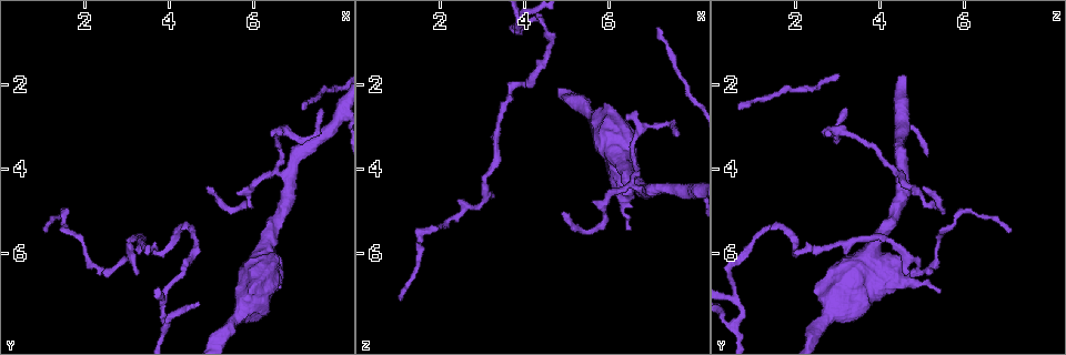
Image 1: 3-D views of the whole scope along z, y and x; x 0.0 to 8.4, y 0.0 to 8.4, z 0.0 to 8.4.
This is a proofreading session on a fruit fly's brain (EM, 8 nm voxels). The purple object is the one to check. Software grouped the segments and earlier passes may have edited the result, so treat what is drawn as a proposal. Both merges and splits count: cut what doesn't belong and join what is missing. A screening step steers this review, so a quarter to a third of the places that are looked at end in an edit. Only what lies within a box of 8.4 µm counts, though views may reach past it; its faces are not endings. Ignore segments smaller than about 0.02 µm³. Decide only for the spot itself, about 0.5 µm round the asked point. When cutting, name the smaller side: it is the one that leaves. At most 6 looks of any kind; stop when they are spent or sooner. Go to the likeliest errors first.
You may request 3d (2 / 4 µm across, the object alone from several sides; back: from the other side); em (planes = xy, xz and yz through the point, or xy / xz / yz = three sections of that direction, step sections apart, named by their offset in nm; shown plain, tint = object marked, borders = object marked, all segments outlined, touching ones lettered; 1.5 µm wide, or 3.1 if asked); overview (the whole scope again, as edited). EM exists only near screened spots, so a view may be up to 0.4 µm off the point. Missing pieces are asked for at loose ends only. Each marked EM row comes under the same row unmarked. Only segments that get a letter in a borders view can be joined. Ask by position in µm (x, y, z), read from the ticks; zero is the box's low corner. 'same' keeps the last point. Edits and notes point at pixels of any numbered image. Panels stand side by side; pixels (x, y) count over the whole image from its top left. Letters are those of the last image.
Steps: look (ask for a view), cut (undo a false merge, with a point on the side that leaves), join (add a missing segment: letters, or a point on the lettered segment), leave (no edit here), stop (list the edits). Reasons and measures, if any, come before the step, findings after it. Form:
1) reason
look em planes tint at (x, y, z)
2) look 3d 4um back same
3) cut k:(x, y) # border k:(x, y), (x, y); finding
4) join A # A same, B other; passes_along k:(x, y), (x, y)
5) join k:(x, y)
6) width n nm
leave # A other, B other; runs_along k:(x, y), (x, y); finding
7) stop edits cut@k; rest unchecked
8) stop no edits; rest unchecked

branch stops here
look em planes tint at (6.50, 6.80, 5.45)

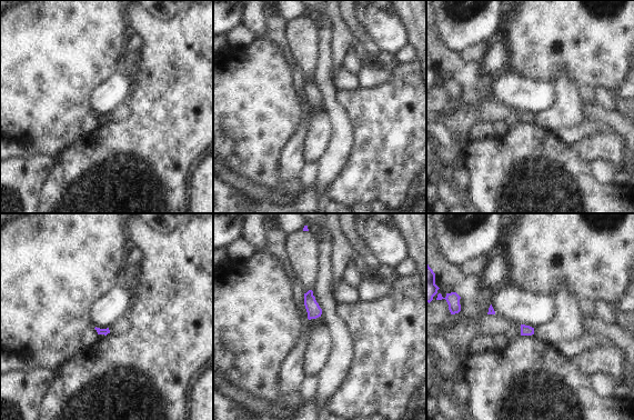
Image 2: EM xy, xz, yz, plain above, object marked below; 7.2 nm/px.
what lies round it
look em planes borders same

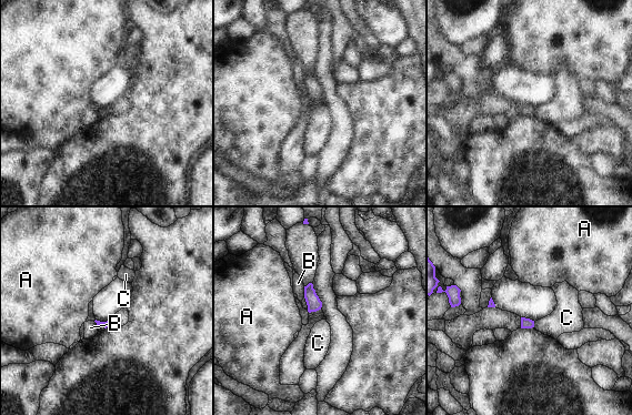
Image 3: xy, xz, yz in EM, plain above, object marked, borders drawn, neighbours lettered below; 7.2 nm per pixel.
longest_contact B 80 nm
leave # A other, B other, C other; border 3:(533, 322), (534, 326); none of them fits

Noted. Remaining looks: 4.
an open end
look 3d 4um back at (3.15, 6.55, 4.65)

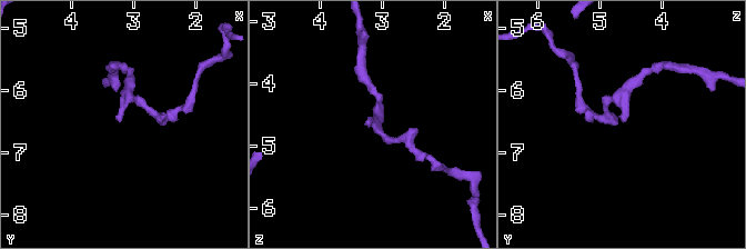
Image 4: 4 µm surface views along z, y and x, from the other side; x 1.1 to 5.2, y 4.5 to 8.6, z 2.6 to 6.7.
look em xz step 8 borders at (3.20, 6.50, 4.65)

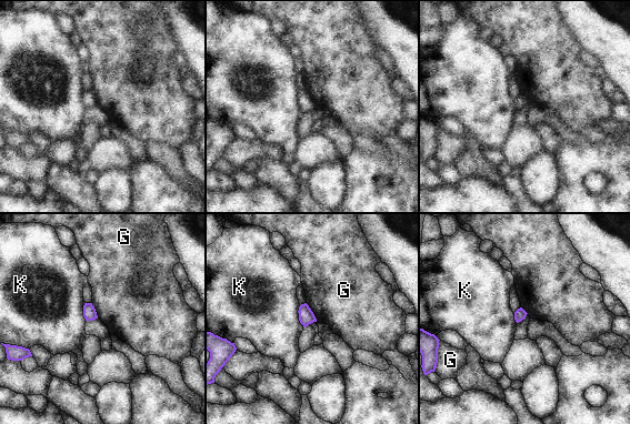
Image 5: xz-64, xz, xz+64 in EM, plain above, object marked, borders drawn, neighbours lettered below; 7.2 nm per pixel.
another direction
look em planes borders same

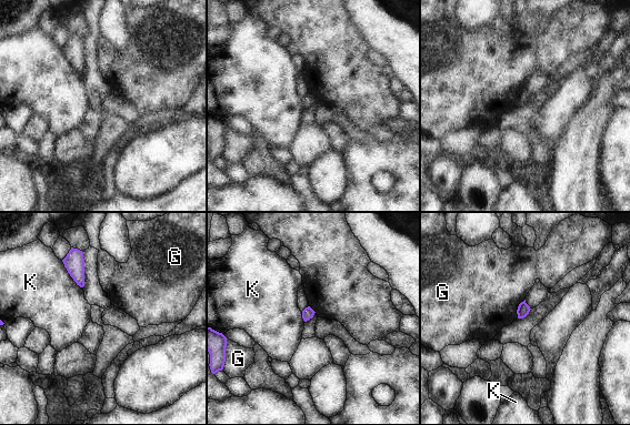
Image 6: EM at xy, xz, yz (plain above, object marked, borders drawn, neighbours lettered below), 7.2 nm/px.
width 90 nm
leave # G other, K other; border 6:(61, 261), (69, 275), (80, 287); none of them fits

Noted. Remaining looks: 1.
stop no edits; rest unchecked

